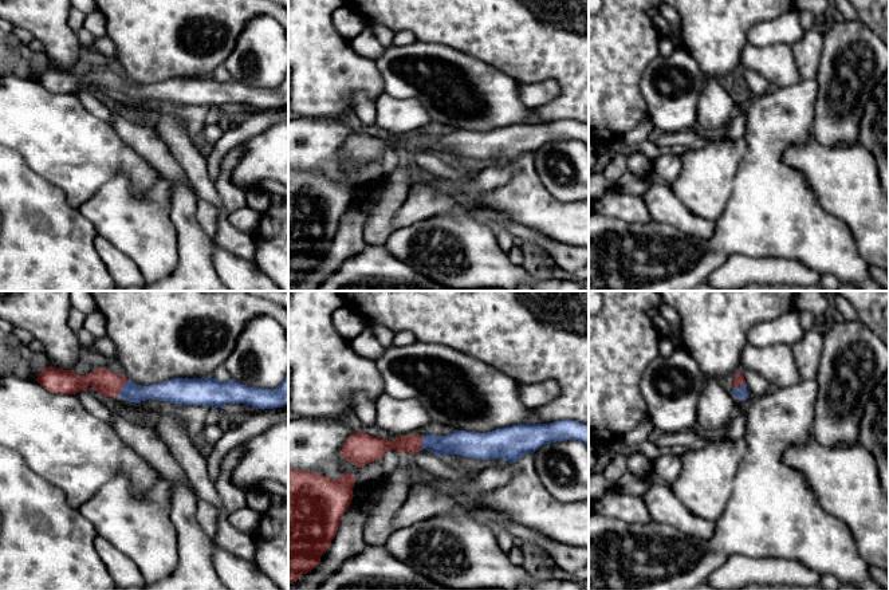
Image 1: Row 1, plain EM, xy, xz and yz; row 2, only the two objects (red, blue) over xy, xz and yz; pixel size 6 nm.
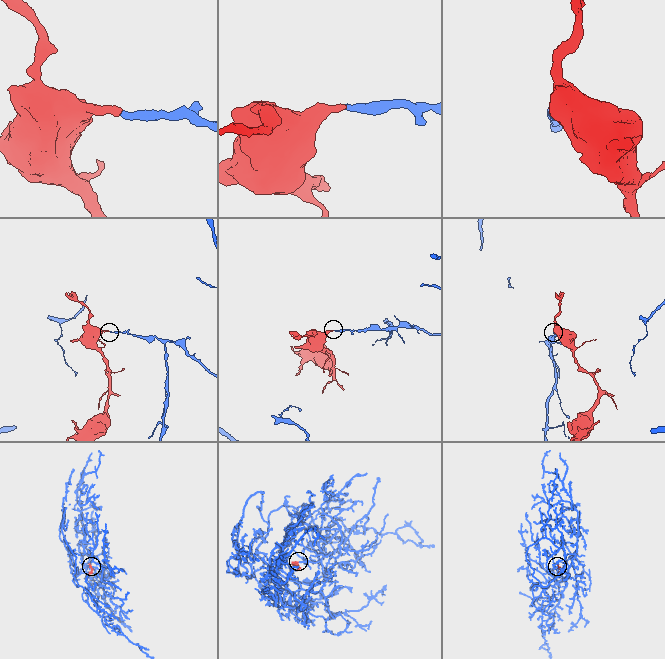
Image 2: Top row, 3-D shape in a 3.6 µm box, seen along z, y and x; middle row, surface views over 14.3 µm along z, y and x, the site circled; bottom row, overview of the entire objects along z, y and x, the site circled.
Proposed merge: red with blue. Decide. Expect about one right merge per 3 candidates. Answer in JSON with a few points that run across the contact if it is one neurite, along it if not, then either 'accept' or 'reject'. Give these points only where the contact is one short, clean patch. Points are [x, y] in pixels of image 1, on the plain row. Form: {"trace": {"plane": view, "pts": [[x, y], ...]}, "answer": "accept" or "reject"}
{"trace": {"plane": "xy", "pts": [[107, 83], [122, 86], [134, 93]]}, "answer": "accept"}

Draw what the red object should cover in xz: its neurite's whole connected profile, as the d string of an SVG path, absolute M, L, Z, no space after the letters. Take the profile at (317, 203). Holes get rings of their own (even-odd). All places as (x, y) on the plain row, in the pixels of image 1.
M288 166L288 286L320 261L335 237L342 215L353 200L355 178L343 172L338 180Z

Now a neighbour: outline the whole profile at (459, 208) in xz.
M456 204L456 206L452 209L451 213L472 215L475 219L477 219L477 220L485 223L485 224L489 224L493 228L495 232L503 229L500 225L493 223L488 215L484 215L484 213L476 211L476 209L469 209L467 206L464 206L464 205L460 205L460 204Z

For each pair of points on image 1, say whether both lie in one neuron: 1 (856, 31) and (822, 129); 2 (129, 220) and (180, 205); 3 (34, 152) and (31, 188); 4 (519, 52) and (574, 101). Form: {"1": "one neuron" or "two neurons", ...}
{"1": "one neuron", "2": "two neurons", "3": "two neurons", "4": "one neuron"}

